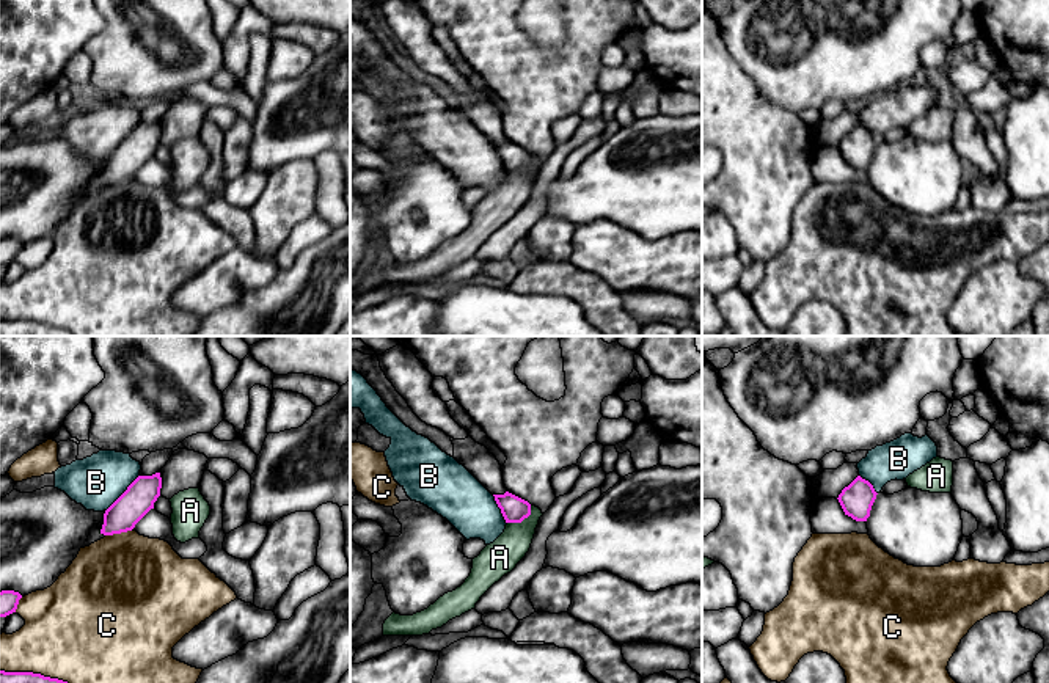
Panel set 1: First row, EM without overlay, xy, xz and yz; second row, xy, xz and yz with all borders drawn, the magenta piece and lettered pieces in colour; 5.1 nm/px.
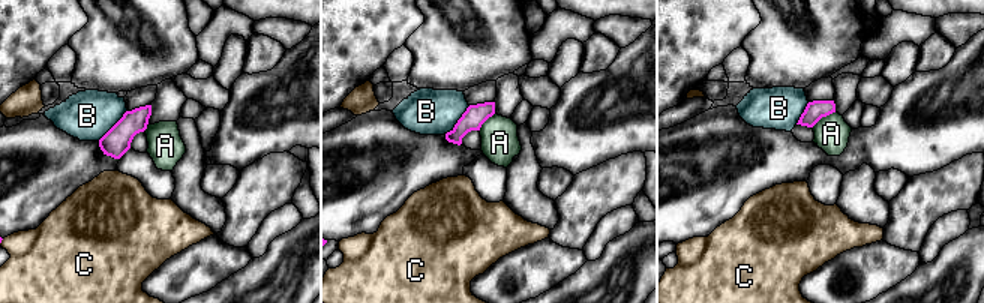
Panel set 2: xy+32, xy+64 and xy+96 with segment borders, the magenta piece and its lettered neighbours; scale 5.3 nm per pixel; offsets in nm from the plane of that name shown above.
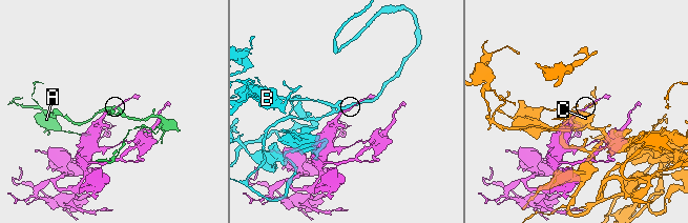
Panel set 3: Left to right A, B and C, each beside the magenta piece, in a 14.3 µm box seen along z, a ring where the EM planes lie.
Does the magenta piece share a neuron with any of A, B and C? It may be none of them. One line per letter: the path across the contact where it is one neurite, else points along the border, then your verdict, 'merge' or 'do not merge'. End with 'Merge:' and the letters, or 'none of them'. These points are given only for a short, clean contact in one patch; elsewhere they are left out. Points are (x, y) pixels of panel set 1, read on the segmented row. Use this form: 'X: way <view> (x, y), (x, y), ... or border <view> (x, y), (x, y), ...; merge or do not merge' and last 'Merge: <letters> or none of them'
A: do not merge
B: merge
C: do not merge
Merge: B

